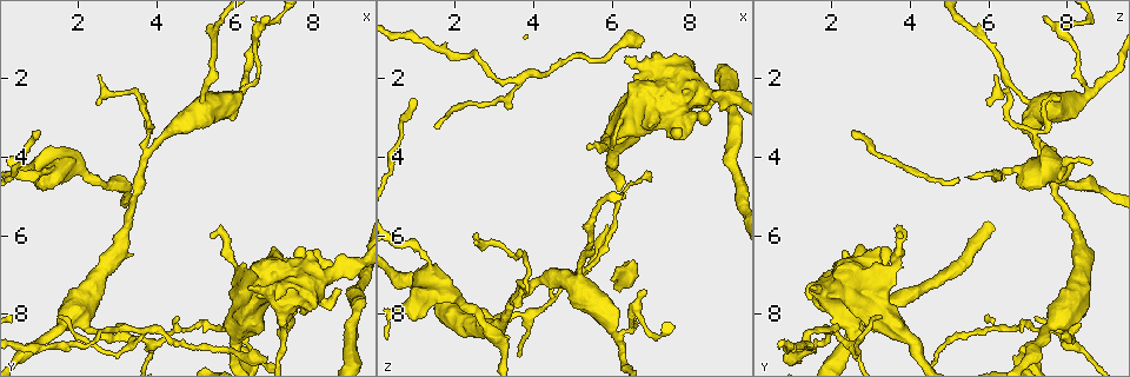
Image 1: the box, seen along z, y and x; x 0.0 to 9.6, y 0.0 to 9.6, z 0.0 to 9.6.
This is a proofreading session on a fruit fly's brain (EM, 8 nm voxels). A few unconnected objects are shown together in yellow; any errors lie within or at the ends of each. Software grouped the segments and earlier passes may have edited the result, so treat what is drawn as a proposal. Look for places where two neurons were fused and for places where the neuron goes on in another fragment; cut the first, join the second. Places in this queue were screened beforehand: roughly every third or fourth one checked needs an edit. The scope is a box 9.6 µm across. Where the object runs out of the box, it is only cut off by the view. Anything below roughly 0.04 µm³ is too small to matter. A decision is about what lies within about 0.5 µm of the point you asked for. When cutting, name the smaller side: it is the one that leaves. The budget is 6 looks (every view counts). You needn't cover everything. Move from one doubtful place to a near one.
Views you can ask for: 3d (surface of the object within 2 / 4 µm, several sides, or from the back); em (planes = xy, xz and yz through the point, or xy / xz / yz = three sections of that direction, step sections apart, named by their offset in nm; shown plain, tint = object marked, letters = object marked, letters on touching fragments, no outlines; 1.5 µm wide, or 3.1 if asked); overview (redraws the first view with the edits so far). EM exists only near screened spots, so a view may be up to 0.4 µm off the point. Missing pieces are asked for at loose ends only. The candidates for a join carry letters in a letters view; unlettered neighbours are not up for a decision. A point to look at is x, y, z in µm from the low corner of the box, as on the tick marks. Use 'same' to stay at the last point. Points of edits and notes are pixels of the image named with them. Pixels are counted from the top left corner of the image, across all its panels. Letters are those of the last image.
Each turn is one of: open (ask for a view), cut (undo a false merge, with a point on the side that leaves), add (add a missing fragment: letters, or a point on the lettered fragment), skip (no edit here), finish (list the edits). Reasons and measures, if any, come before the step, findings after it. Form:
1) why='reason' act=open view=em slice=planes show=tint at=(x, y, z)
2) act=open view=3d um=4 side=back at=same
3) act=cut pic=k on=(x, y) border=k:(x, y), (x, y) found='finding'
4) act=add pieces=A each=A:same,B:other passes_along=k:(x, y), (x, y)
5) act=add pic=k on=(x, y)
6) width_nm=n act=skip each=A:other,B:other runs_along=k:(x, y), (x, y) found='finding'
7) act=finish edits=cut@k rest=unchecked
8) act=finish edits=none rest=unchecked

act=open view=3d um=4 at=(7.95, 6.30, 2.35)

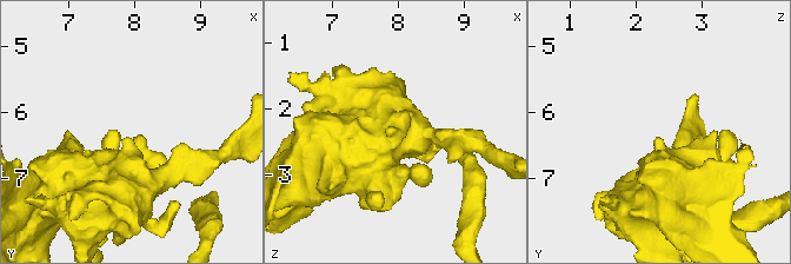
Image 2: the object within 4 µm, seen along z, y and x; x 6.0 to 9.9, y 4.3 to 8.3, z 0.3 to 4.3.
why='need the tissue' act=open view=em slice=xz step=4 show=letters at=(7.90, 6.35, 2.30)

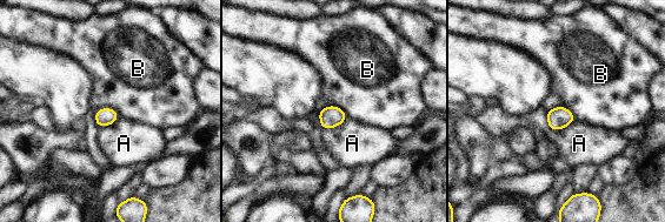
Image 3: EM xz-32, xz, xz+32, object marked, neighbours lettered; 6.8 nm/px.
act=open view=em slice=planes show=letters at=same

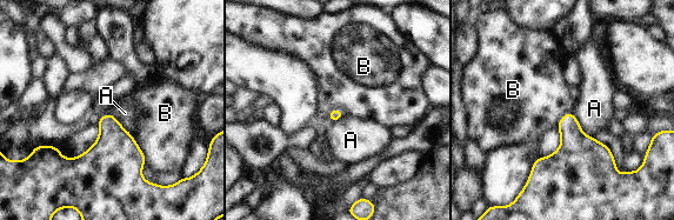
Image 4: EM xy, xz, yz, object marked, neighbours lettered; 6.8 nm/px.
longest_contact=B:240nm act=skip each=A:other,B:other found='none of them fits'

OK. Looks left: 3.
why='branch stops here' act=open view=em slice=planes show=letters at=(6.10, 6.70, 3.30)

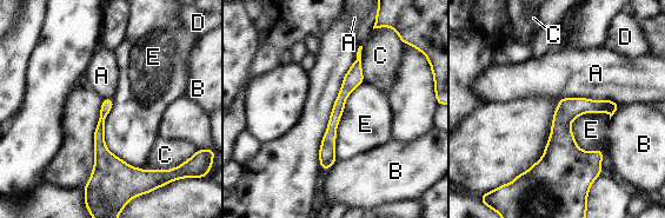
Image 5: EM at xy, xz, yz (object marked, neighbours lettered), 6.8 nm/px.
longest_contact=A:420nm act=skip each=A:other,B:other,C:other,D:other,E:other runs_along=5:(358, 61), (333, 120), (324, 166) found='none of them fits'

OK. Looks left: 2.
why='thick end' act=open view=3d um=2 at=(6.25, 7.40, 1.50)

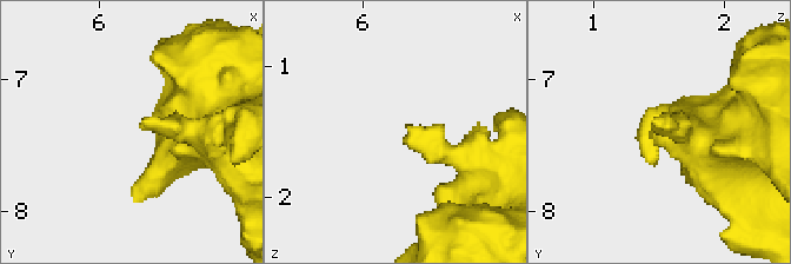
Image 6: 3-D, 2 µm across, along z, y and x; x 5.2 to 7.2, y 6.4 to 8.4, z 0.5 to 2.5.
why='need the tissue' act=open view=em slice=planes show=letters at=(6.30, 7.38, 1.54)

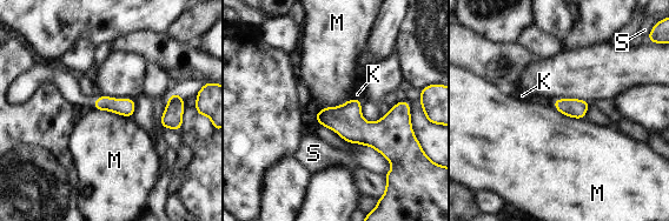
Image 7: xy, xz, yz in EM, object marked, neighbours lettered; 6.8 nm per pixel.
longest_contact=M:280nm act=skip each=K:other,M:other,S:other border=7:(92, 107), (108, 109), (130, 118) found='none of them fits'

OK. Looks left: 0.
act=finish edits=none rest=unchecked

